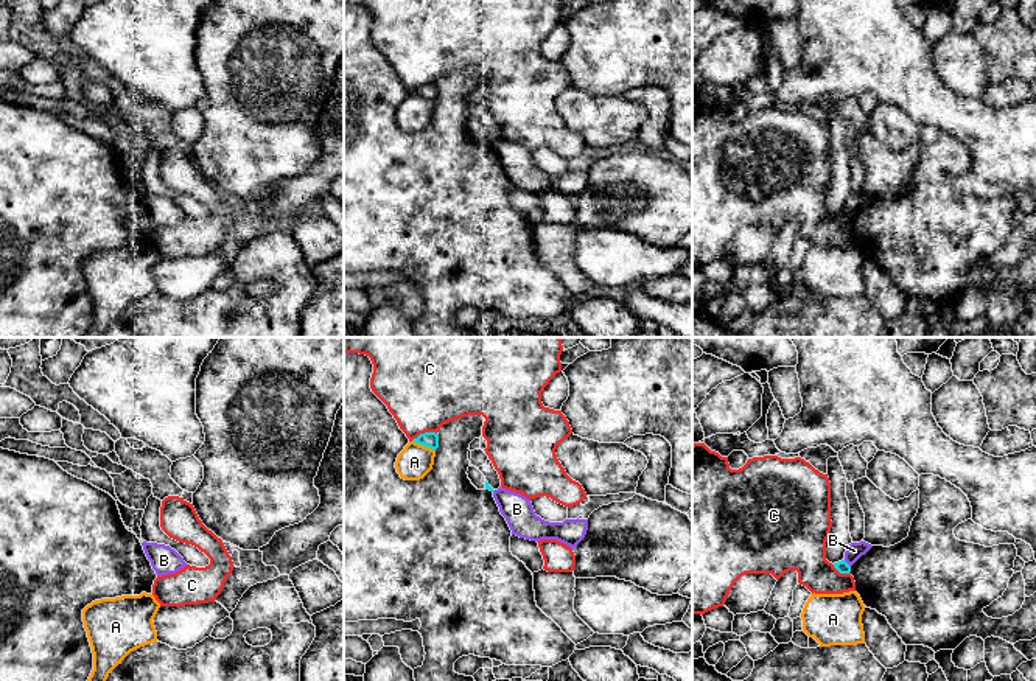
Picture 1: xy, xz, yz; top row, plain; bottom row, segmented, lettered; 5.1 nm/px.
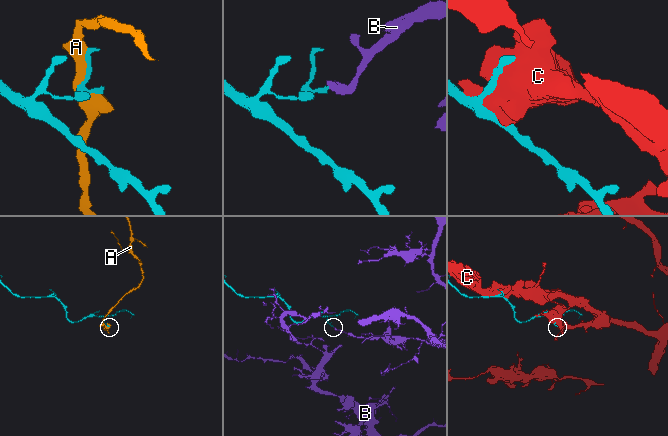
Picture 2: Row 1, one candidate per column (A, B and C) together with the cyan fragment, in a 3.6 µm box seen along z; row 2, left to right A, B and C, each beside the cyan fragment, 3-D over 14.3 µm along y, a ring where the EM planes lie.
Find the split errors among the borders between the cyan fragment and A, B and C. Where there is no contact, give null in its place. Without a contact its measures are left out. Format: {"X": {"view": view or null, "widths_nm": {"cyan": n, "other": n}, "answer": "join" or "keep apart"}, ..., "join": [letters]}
{"A": {"view": "xz", "widths_nm": {"cyan": 80, "other": 180}, "answer": "keep apart"}, "B": {"view": "yz", "widths_nm": {"cyan": 70, "other": 90}, "answer": "keep apart"}, "C": {"view": "xz", "widths_nm": {"cyan": 80, "other": 460}, "answer": "keep apart"}, "join": []}

